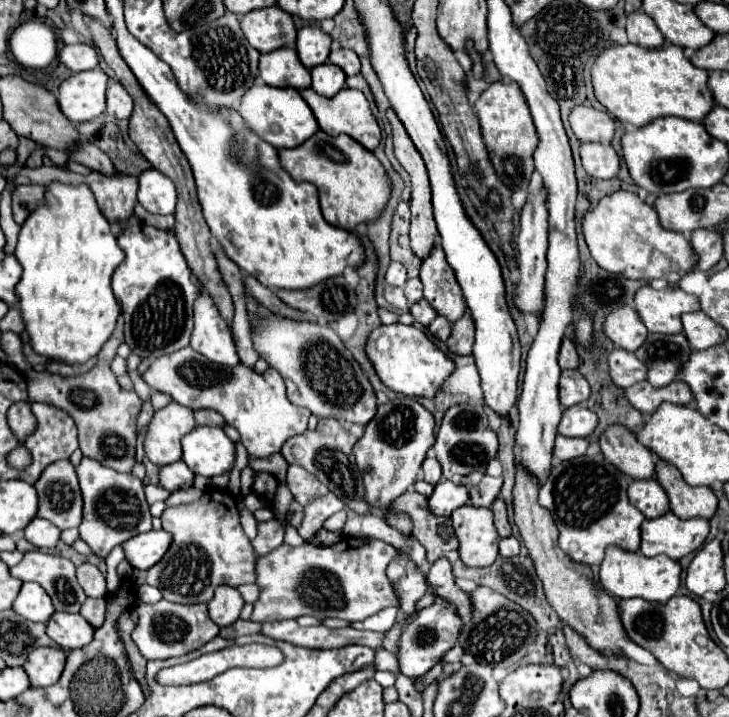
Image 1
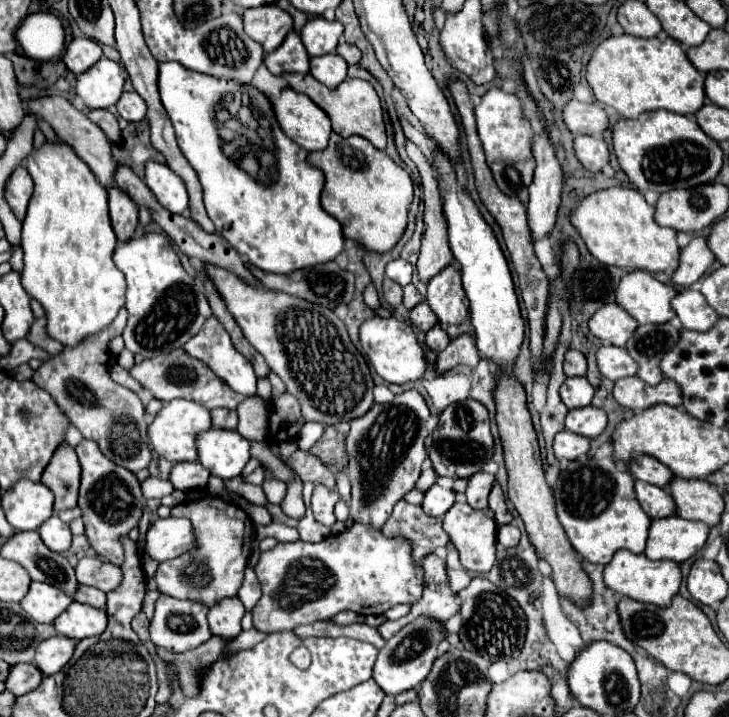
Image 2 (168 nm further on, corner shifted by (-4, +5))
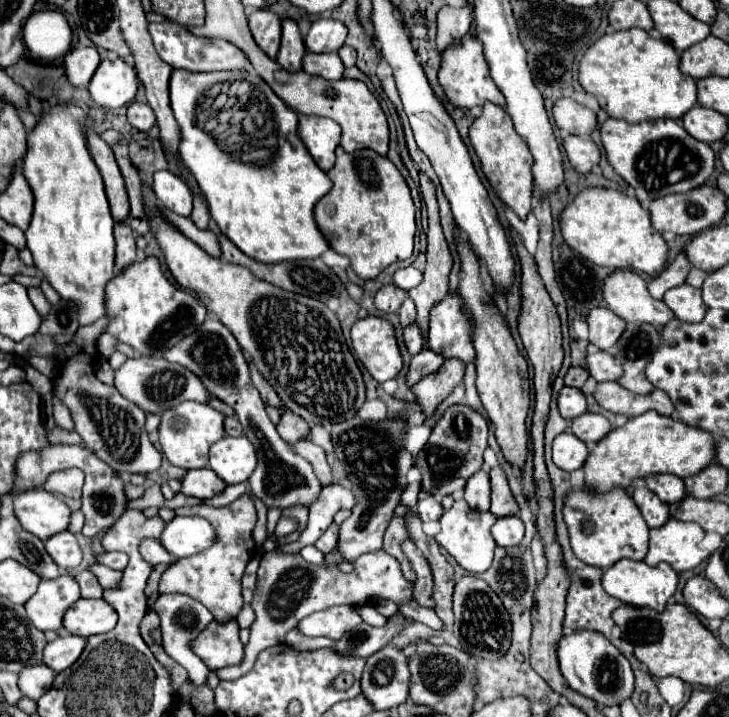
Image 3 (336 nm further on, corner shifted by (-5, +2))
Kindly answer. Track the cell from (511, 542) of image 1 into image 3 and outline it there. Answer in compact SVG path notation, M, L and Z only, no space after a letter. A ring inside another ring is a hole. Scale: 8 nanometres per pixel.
M507 515L503 519L497 519L493 525L493 537L495 543L501 547L519 545L523 539L523 521L517 515Z

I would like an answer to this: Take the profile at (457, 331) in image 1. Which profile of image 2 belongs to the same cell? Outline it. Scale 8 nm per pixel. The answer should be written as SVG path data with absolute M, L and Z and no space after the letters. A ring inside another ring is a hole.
M468 332L450 340L450 344L438 354L438 362L436 362L436 370L438 372L446 372L458 364L466 364L466 366L476 366L480 362L476 344L474 344L474 336L470 336Z

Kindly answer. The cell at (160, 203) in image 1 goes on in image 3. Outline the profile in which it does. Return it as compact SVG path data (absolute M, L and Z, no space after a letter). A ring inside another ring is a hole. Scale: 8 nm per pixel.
M157 171L153 177L153 191L163 207L177 215L191 215L193 195L189 187L171 171Z

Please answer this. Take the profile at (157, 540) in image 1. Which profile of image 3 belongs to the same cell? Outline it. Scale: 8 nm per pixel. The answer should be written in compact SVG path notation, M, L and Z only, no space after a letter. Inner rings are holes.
M175 517L167 523L161 543L177 559L191 557L215 543L215 529L203 517Z

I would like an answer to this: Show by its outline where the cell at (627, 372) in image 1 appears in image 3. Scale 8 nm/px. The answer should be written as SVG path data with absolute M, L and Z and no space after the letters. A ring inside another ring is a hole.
M607 351L587 355L587 369L595 381L617 381L617 377L623 373L615 357L611 357Z

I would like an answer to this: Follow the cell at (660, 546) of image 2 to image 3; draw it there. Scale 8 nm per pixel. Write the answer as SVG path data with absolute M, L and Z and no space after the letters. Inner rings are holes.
M671 517L663 527L651 529L649 553L645 557L645 563L653 567L665 561L677 573L695 569L699 563L703 563L709 557L709 551L699 549L699 541L703 537L705 531L699 525Z

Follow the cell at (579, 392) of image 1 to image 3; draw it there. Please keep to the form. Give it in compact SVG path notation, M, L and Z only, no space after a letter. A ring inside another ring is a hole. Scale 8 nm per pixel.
M563 387L559 397L557 397L557 407L559 407L561 417L565 421L571 421L571 419L575 419L587 411L587 401L579 389Z

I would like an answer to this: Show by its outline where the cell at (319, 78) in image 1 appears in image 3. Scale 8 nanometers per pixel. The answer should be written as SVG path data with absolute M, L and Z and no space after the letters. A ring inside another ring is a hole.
M307 53L303 57L303 71L323 79L341 79L343 69L345 67L337 53Z

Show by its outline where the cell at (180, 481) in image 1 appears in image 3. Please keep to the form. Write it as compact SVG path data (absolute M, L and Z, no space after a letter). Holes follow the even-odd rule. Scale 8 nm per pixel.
M209 467L205 469L191 469L187 471L185 479L181 481L181 493L191 495L191 497L199 497L199 499L209 499L215 497L219 493L223 493L223 489L227 487L223 483L223 479L219 479L215 475L215 471L211 471Z

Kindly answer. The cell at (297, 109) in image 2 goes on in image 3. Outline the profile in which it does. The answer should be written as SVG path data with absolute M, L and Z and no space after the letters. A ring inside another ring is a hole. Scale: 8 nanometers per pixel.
M299 115L299 137L307 145L315 163L327 173L335 165L335 149L341 139L341 127L325 117Z

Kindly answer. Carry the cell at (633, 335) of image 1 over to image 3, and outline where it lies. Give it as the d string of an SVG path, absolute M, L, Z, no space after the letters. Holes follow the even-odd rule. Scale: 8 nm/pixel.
M595 307L587 315L587 325L589 325L589 343L605 351L619 341L625 321L605 307Z

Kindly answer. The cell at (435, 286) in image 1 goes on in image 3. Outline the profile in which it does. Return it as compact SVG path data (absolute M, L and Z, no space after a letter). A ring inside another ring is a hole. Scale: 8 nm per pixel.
M447 295L431 309L429 323L429 347L443 359L459 359L471 363L475 359L475 349L471 343L471 333L467 333L469 321L463 313L463 299Z

